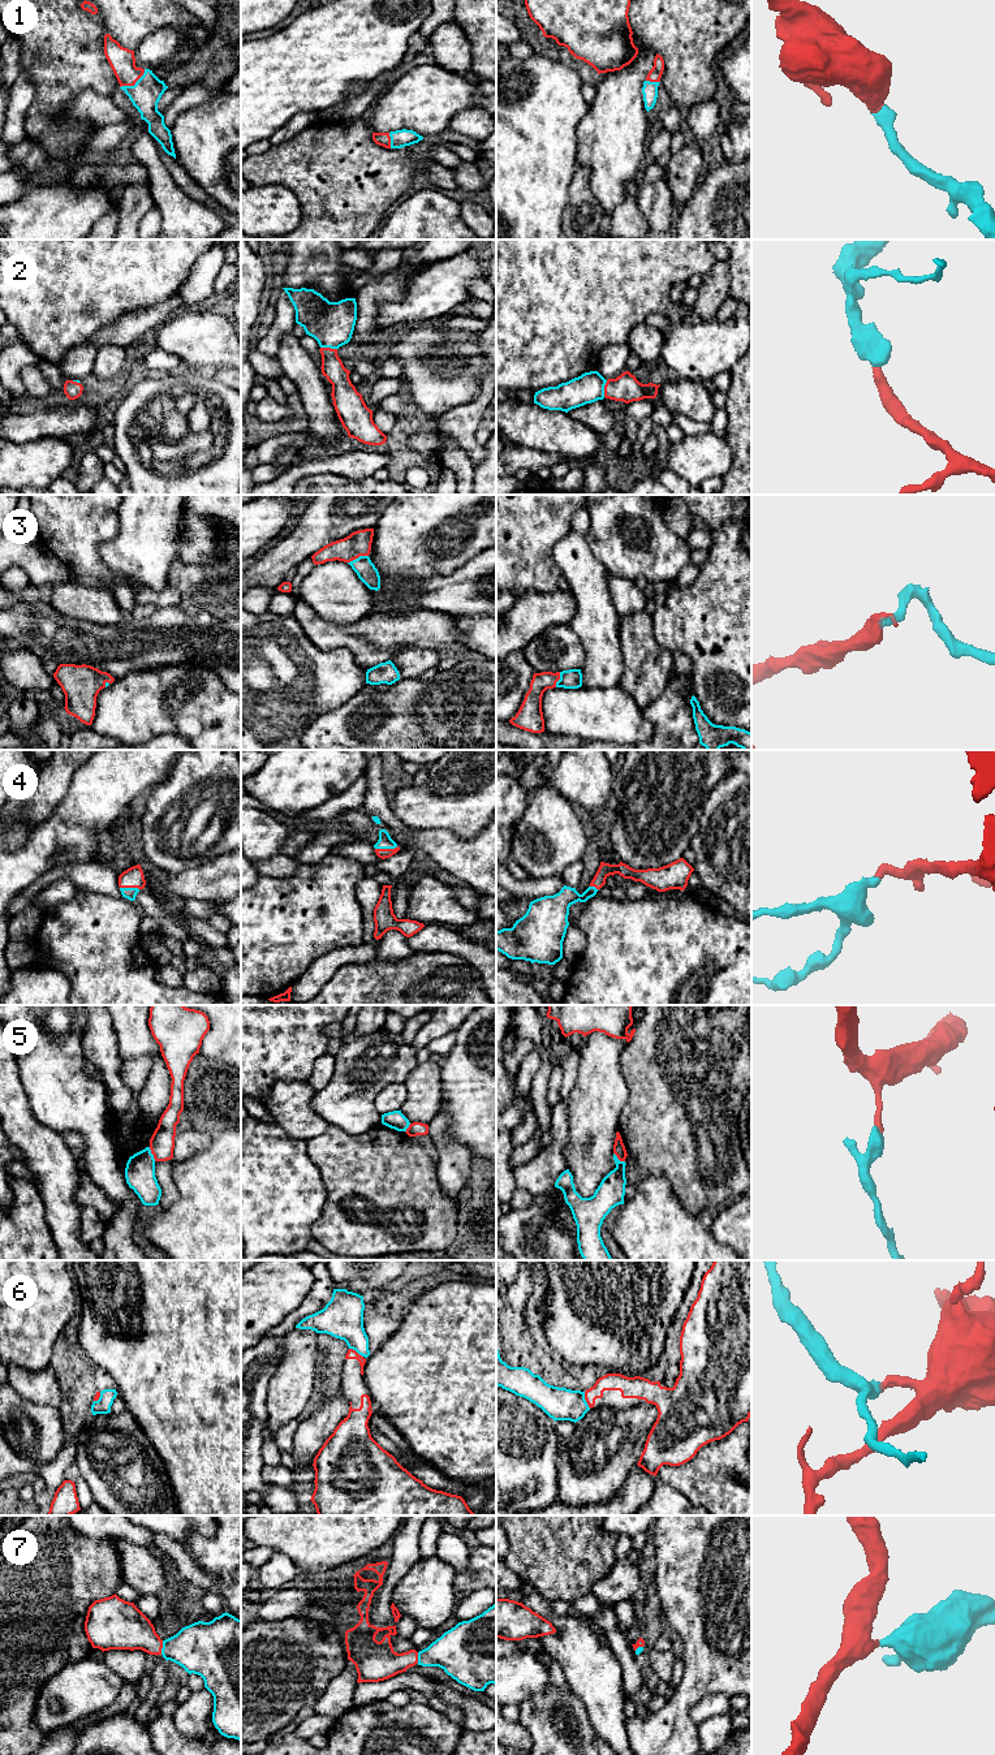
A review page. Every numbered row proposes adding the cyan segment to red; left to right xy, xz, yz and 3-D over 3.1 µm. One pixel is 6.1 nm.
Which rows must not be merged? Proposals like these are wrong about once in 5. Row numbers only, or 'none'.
5

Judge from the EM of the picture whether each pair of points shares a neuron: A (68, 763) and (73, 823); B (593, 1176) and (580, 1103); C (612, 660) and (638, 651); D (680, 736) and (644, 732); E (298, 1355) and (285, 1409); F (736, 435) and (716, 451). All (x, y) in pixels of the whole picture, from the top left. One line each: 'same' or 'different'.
A: different
B: same
C: different
D: different
E: same
F: different

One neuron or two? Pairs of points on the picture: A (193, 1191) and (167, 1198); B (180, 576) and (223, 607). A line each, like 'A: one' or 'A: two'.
A: two
B: one

